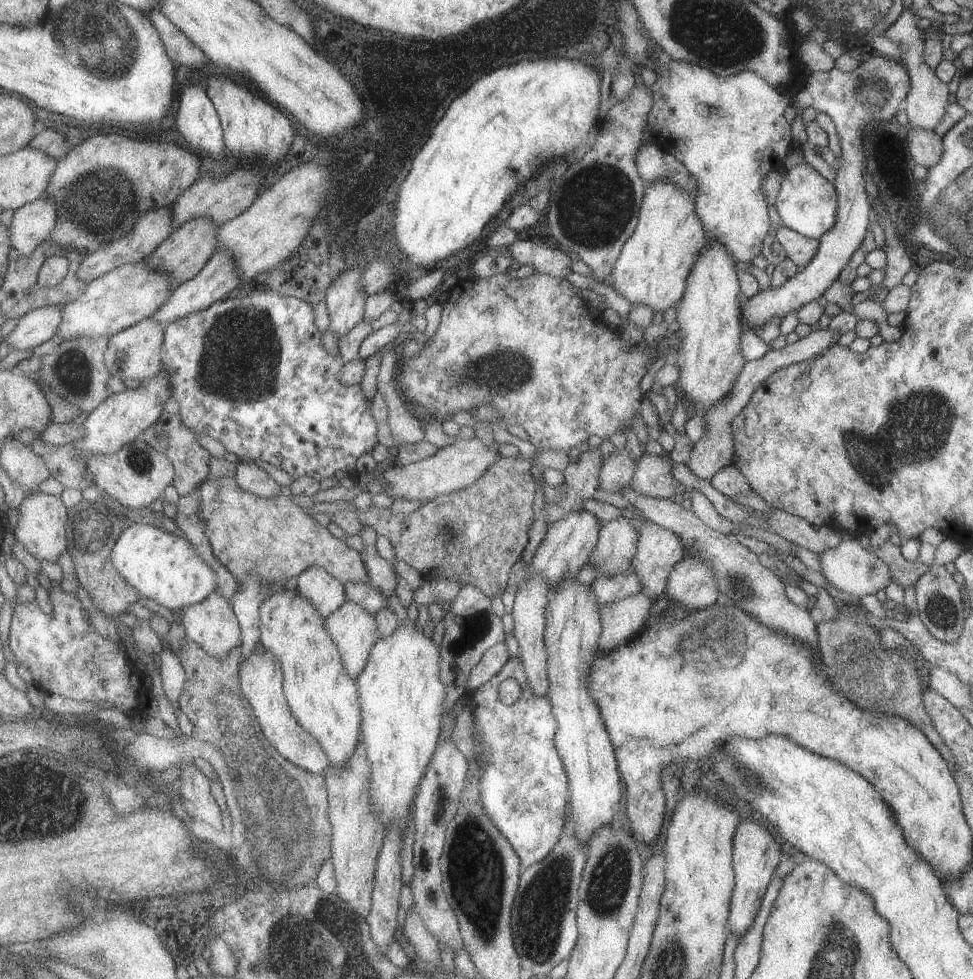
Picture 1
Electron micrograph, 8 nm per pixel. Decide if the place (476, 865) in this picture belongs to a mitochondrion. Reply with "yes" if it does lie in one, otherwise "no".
yes

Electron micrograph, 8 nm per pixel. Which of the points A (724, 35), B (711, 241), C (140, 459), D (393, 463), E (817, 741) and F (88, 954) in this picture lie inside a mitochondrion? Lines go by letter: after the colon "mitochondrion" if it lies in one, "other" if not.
A: mitochondrion
B: other
C: mitochondrion
D: other
E: other
F: mitochondrion

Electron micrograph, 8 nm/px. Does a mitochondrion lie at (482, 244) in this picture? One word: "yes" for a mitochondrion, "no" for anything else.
no

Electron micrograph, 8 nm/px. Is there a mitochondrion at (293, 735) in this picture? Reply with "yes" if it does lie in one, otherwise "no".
no

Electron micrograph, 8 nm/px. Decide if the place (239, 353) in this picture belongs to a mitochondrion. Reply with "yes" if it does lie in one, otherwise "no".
yes

